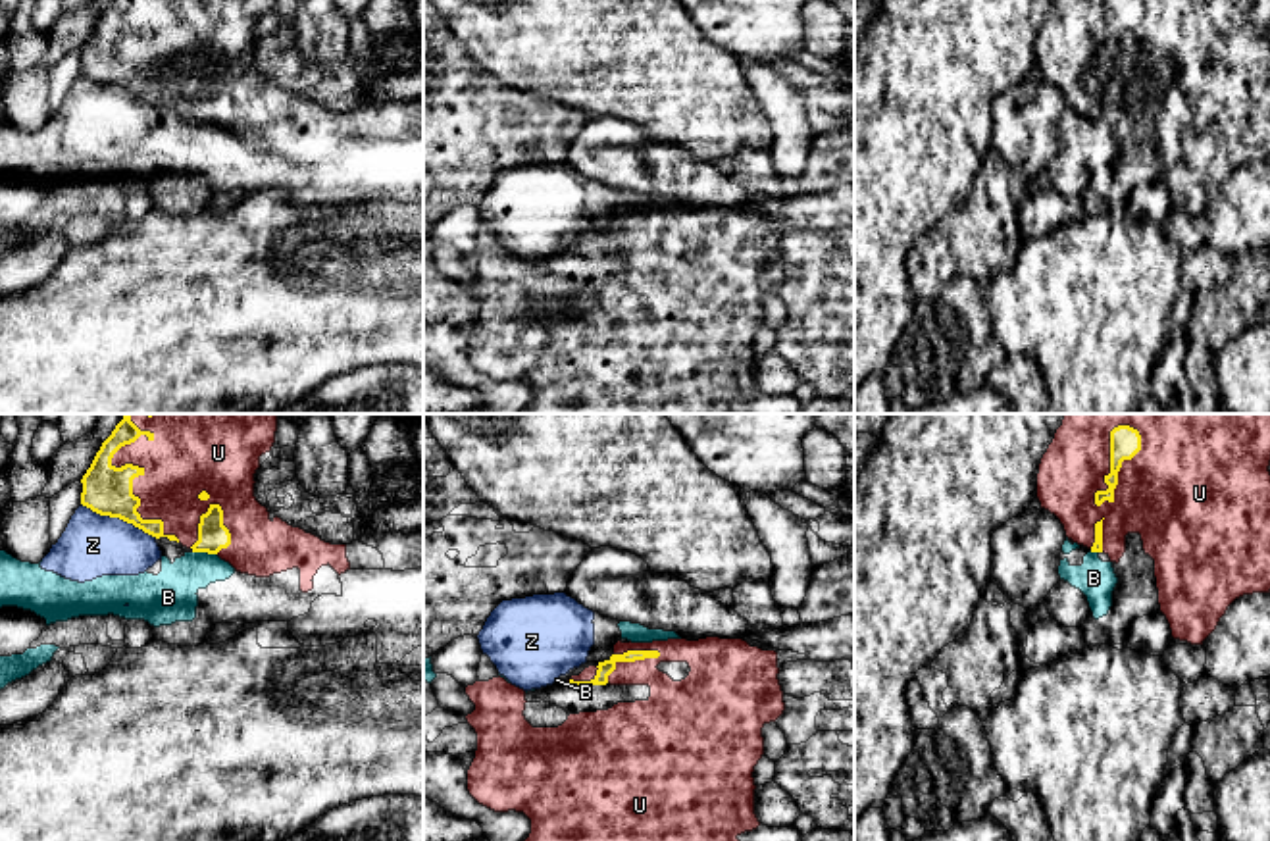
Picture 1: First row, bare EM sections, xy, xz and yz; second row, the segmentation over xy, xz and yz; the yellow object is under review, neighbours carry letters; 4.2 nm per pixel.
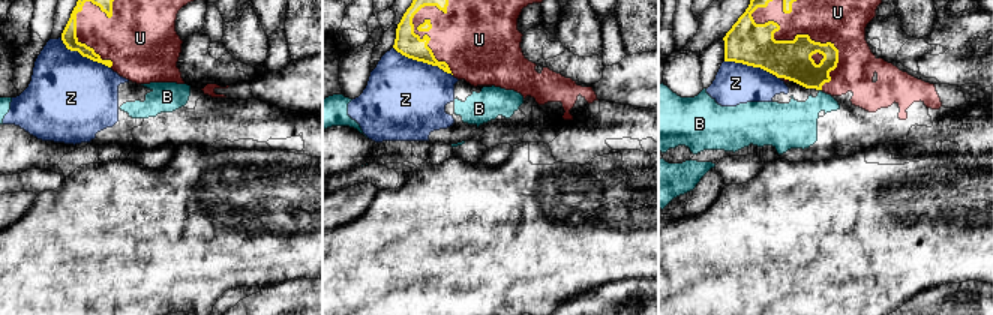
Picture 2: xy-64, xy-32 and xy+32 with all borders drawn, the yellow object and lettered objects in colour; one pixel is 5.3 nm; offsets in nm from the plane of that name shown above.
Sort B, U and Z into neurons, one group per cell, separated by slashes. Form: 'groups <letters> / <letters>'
groups B Z / U

